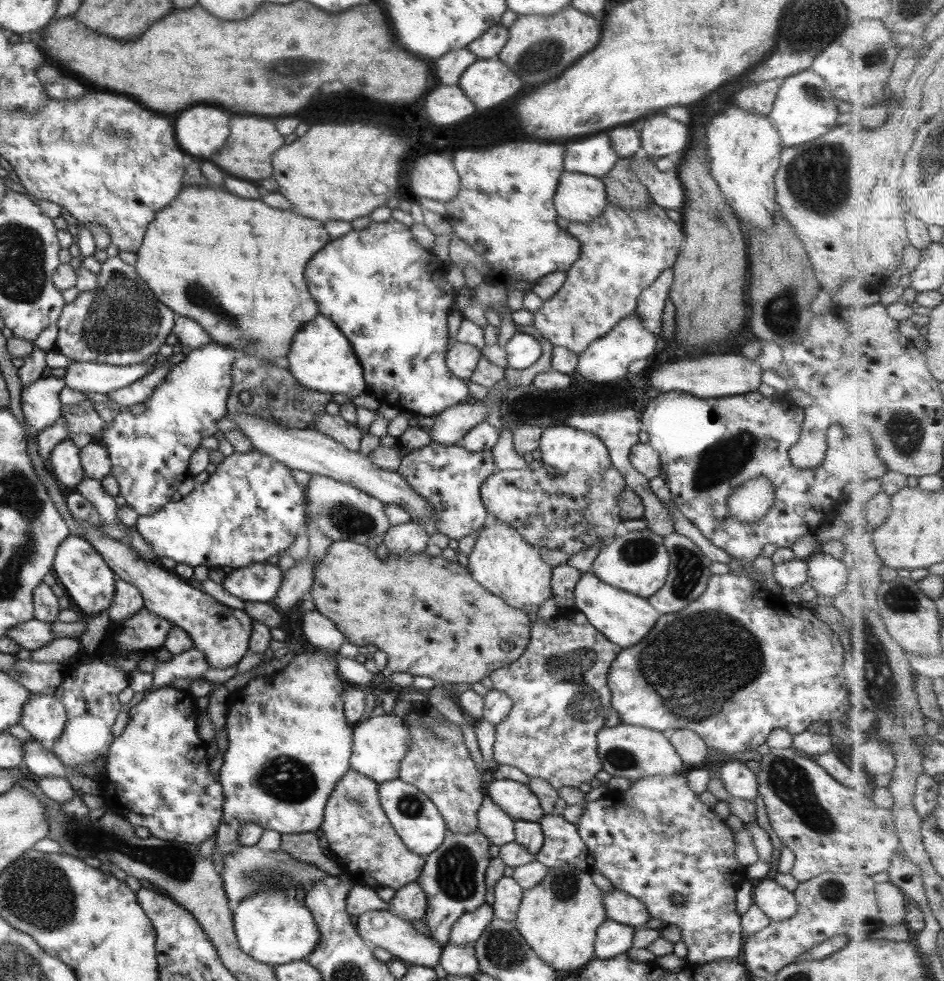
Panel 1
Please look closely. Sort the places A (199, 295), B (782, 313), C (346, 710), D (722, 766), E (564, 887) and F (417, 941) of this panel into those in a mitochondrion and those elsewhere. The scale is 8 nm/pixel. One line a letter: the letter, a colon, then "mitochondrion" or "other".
A: mitochondrion
B: mitochondrion
C: other
D: other
E: mitochondrion
F: other

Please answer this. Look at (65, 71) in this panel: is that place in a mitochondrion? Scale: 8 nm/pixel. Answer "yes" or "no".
no

